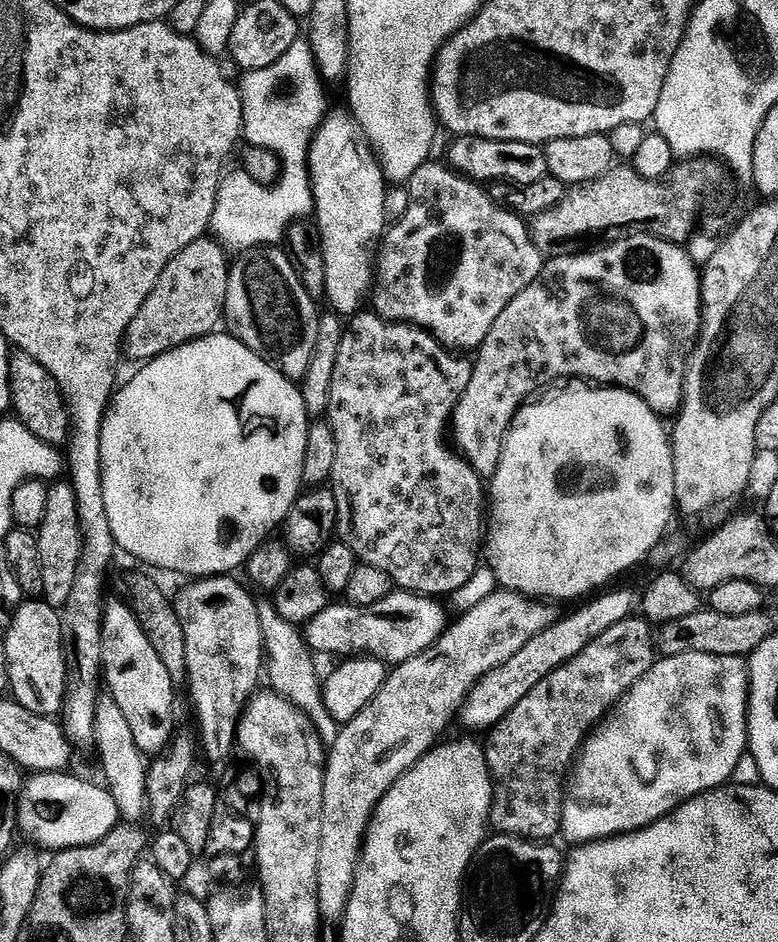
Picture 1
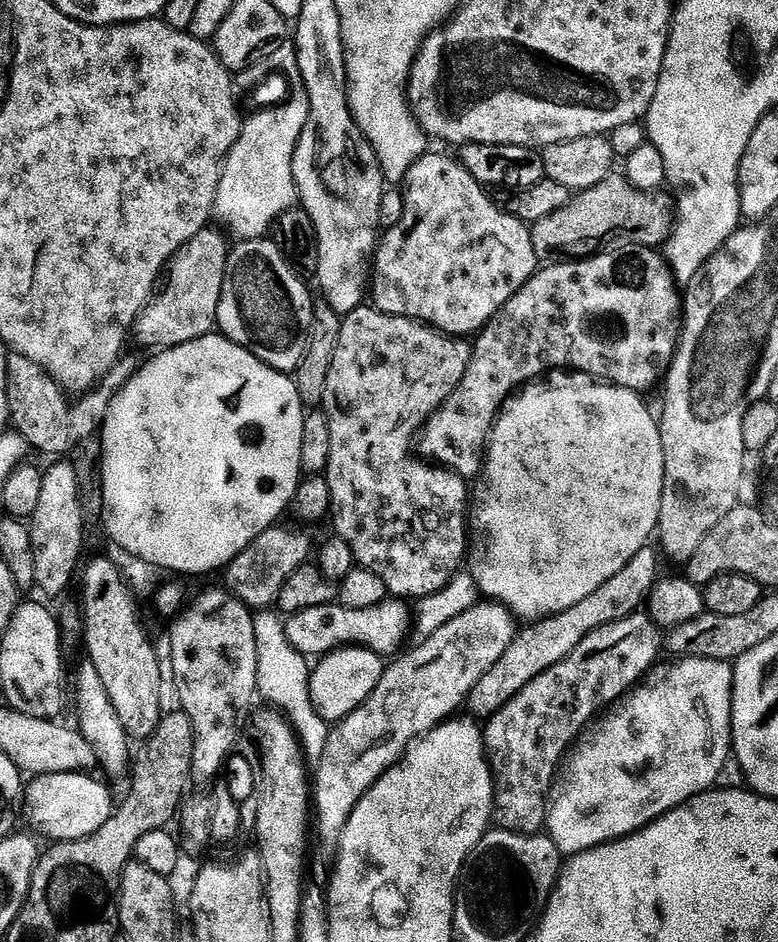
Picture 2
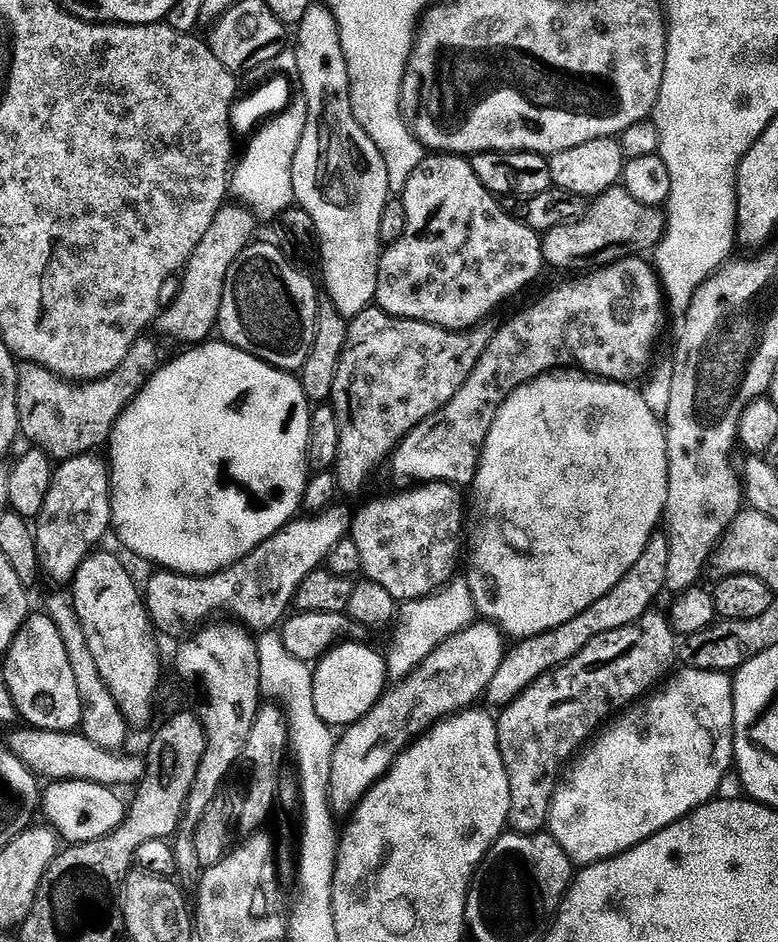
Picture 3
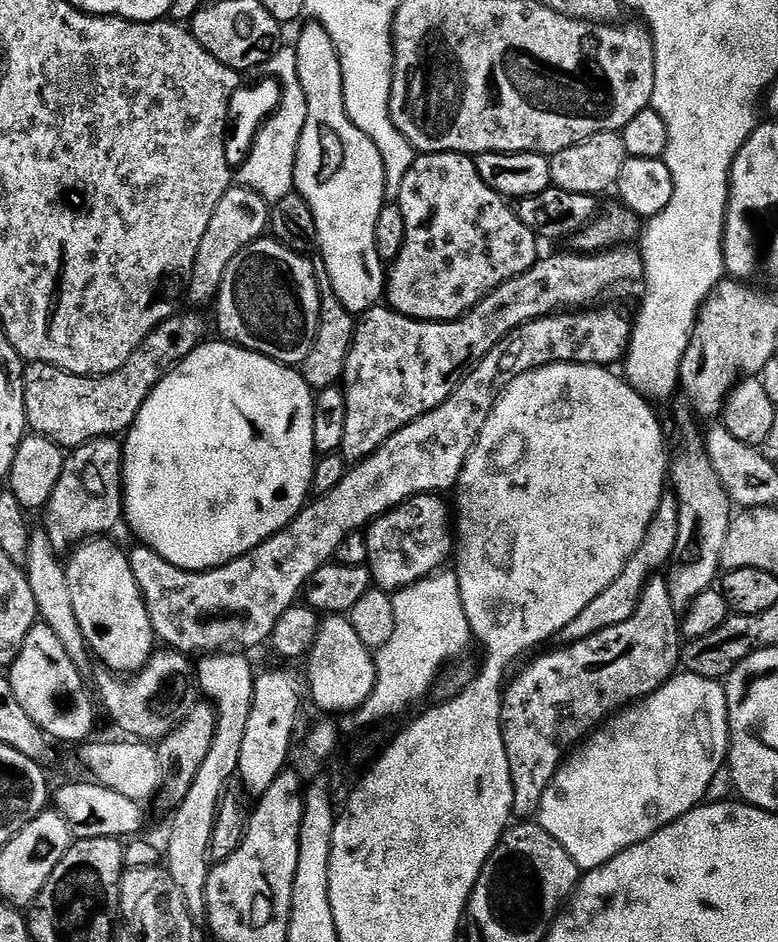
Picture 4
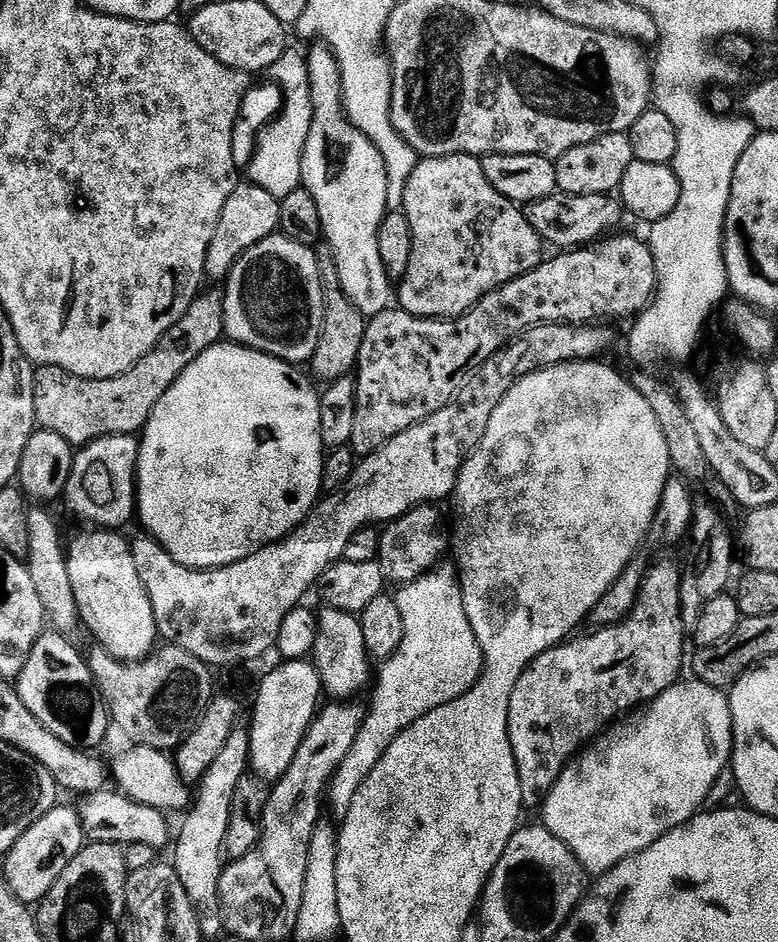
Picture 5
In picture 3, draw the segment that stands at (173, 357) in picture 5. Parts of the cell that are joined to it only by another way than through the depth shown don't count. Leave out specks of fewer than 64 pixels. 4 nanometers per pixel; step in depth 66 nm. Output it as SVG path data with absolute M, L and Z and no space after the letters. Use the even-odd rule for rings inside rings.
M152 334L139 336L116 371L102 380L72 383L40 364L21 363L18 368L20 436L56 462L91 453L99 449L96 448L99 444L107 445L112 427L161 363L160 344Z

